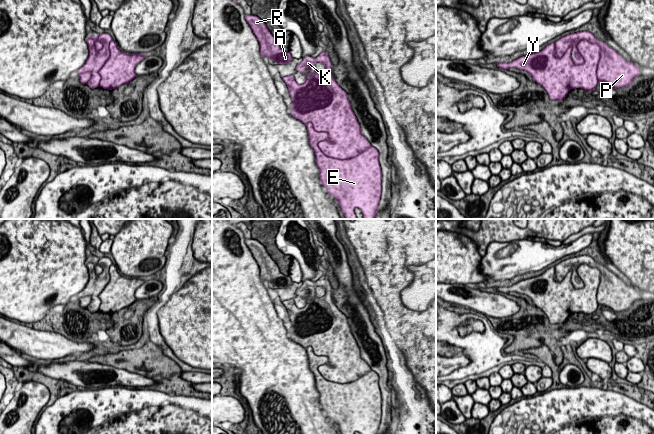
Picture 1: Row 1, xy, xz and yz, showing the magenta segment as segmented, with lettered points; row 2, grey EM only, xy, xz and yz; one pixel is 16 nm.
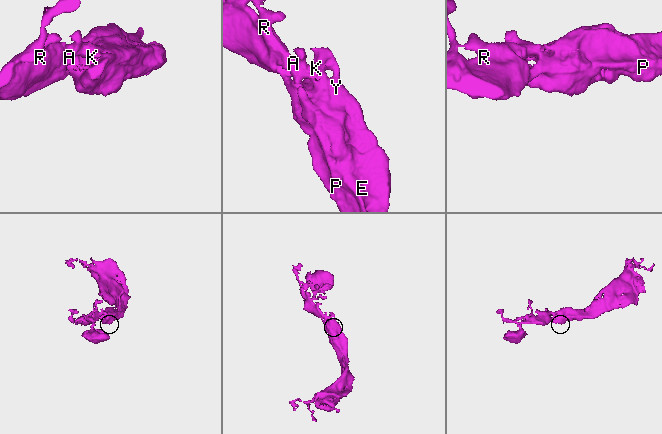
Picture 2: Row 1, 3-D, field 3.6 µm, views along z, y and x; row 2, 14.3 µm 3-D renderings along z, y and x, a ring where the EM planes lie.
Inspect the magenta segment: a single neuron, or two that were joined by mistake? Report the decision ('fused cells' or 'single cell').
single cell

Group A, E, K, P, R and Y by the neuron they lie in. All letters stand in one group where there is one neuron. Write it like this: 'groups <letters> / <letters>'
groups A E K P R Y

